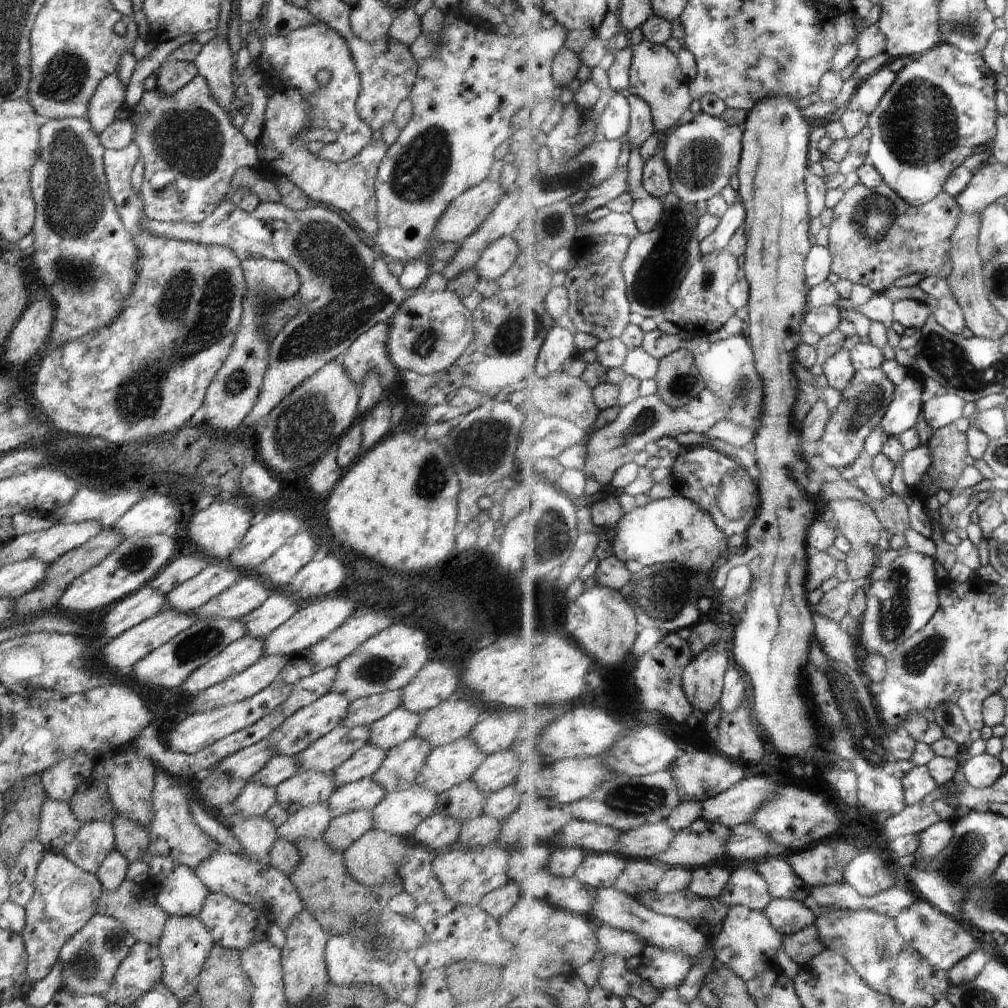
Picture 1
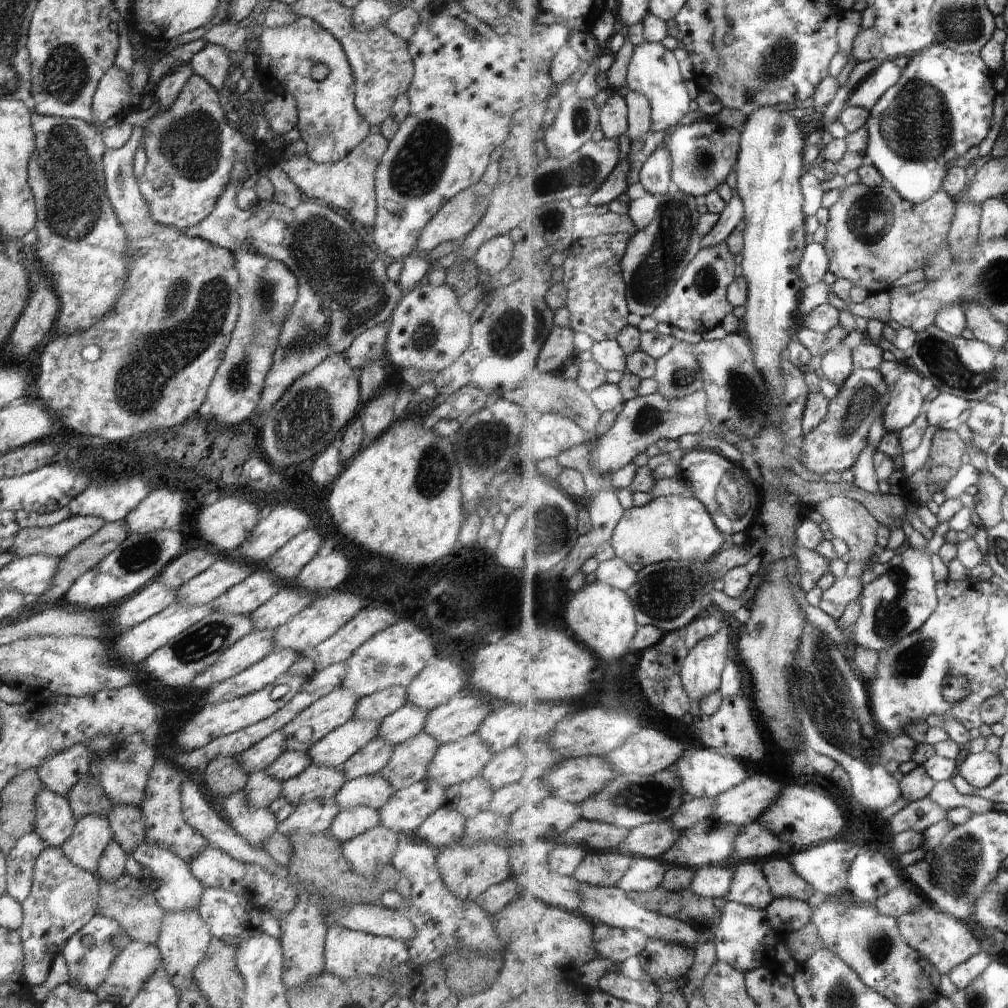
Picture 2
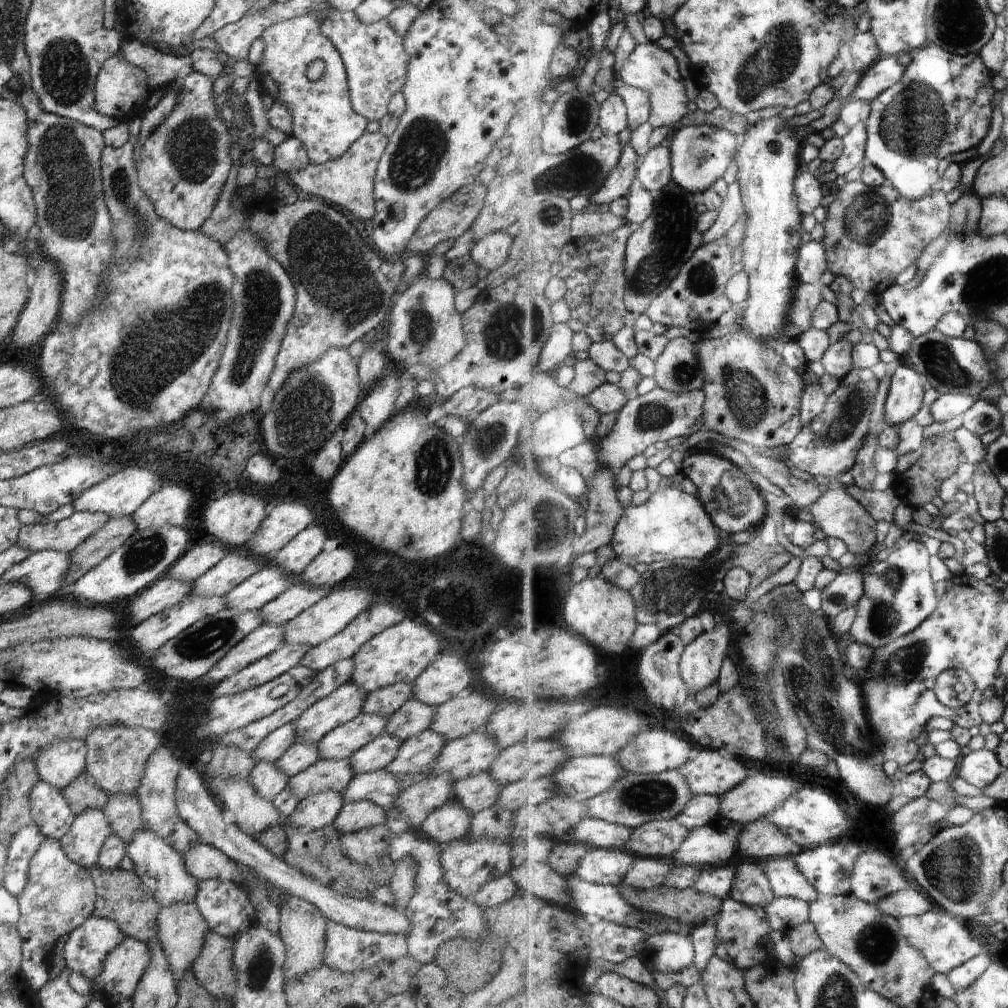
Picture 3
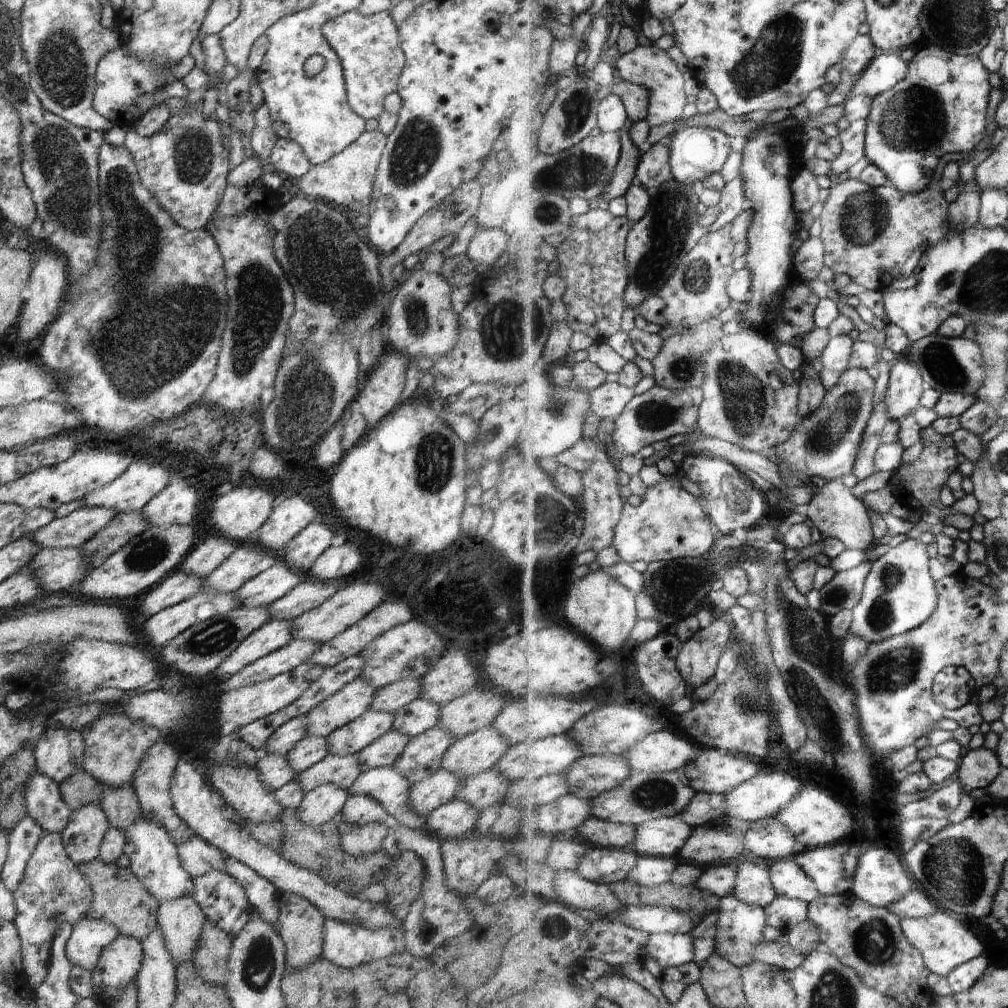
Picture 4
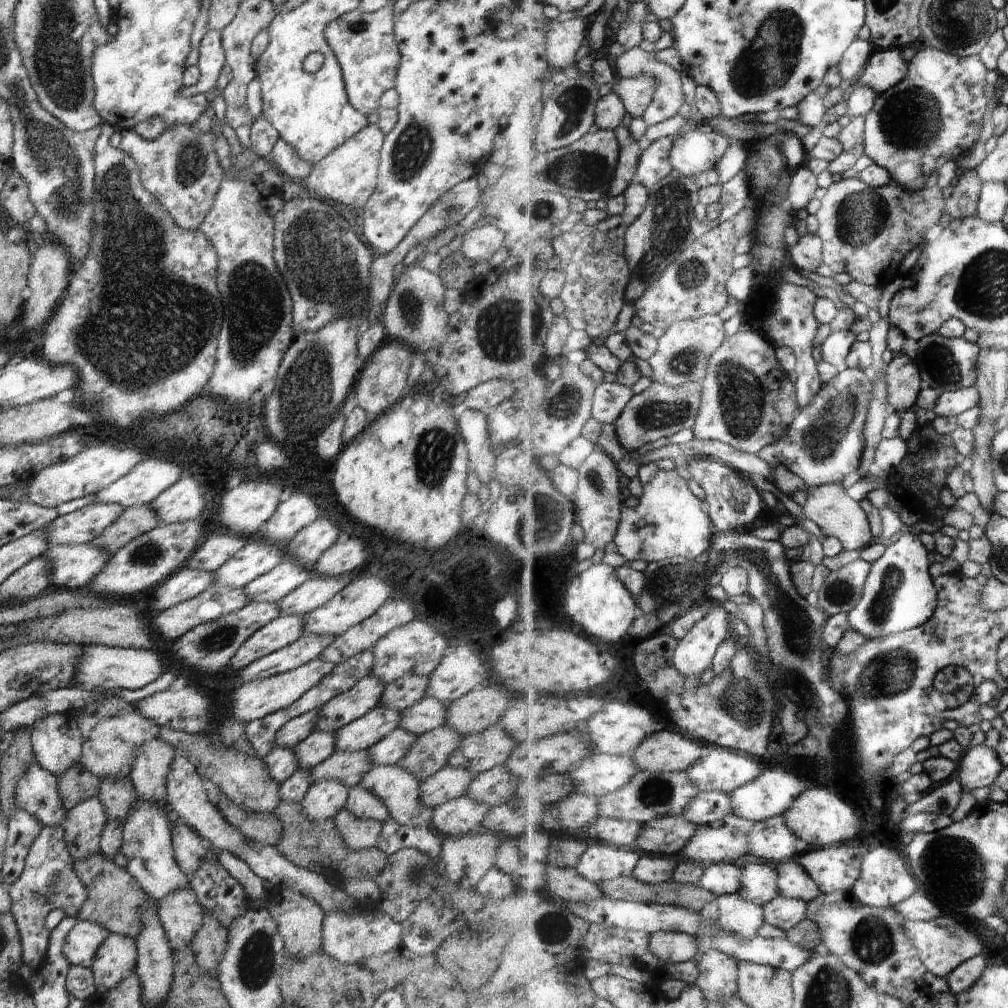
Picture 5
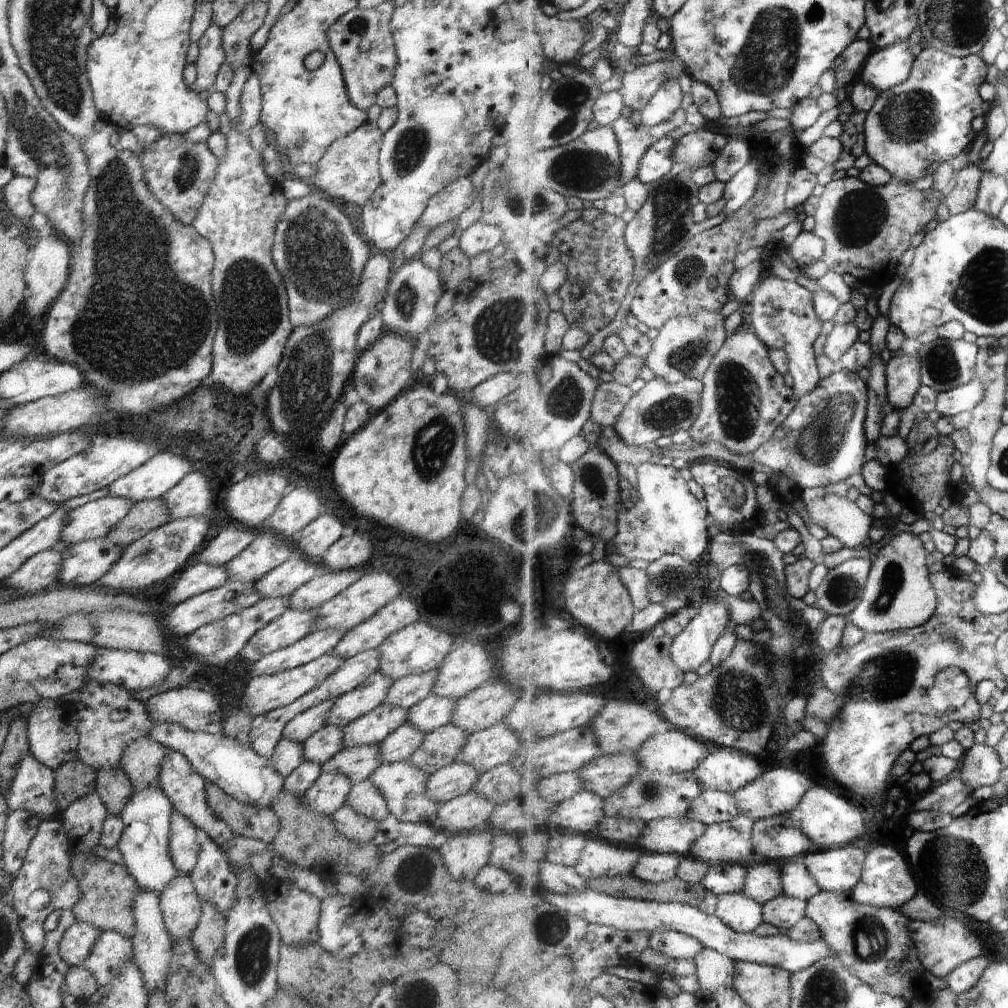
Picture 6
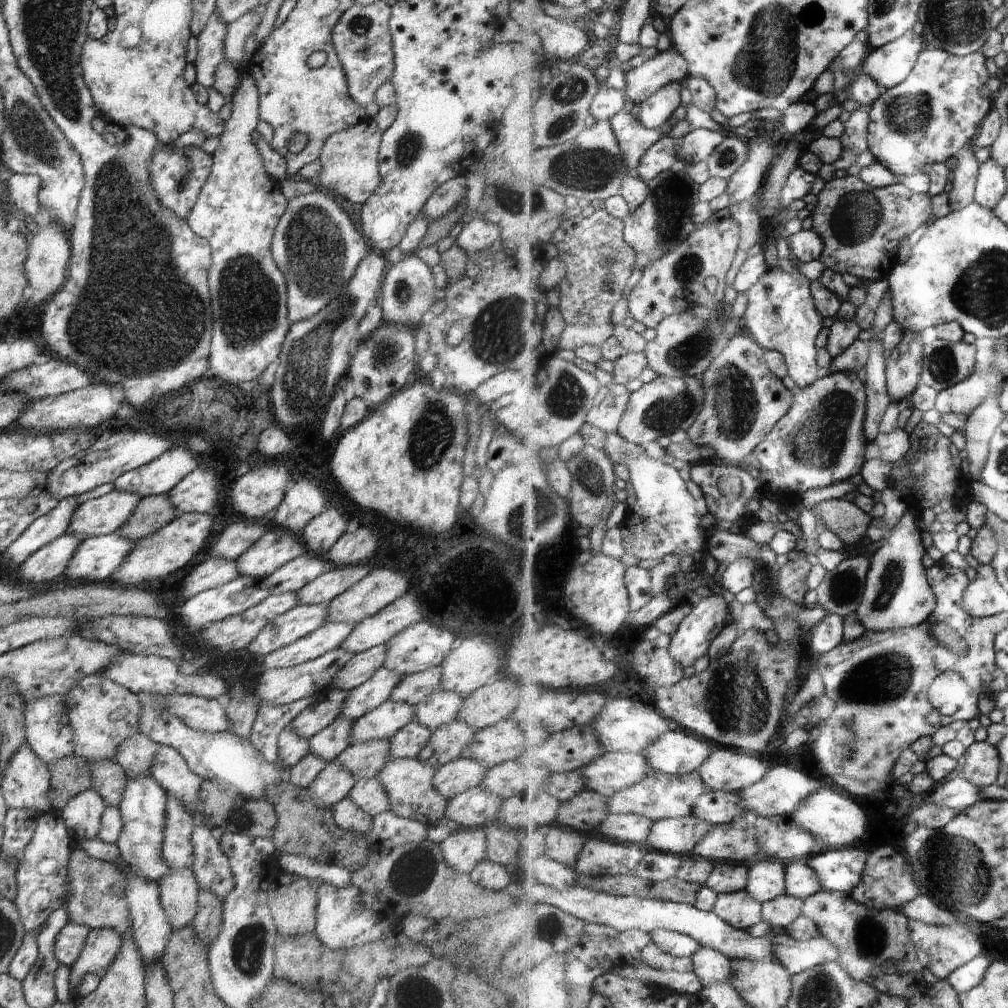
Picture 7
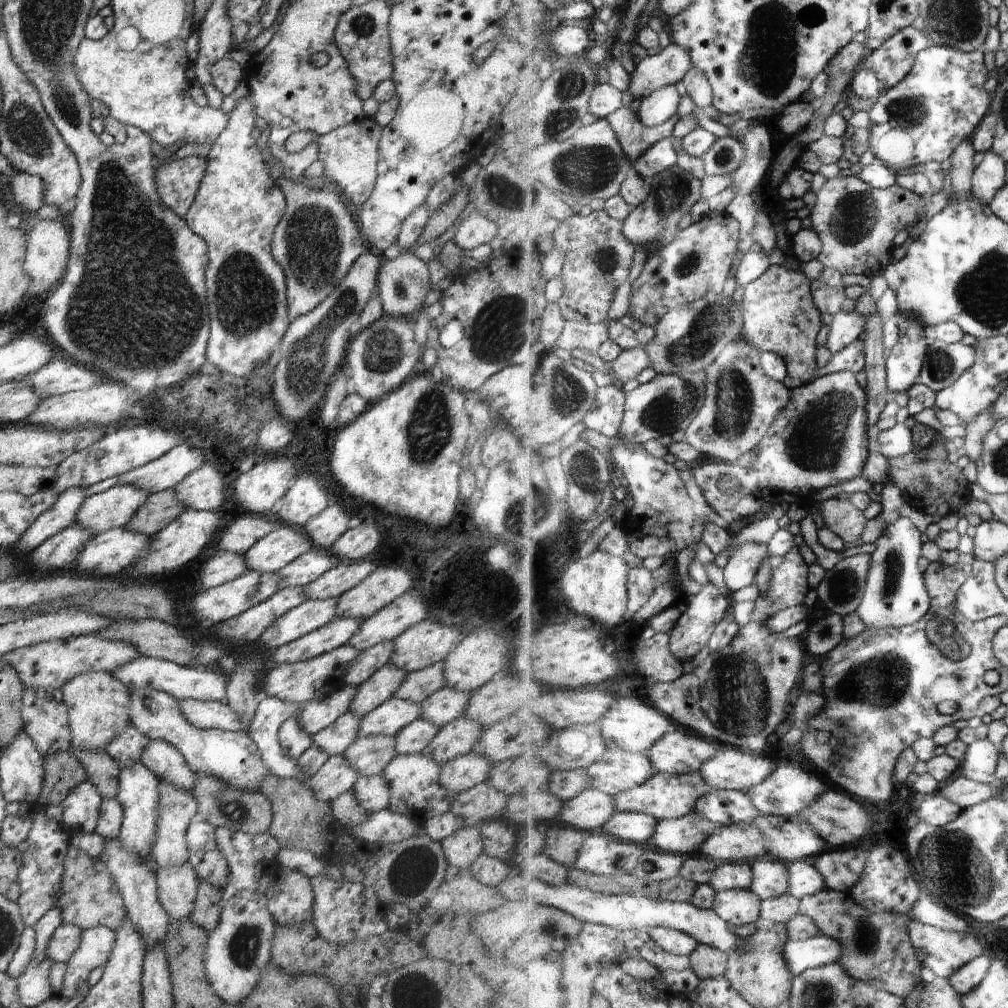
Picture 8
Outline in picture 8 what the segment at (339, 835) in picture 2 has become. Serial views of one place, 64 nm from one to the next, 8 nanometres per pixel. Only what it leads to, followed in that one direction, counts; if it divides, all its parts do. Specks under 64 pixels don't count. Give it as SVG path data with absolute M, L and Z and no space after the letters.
M381 774L360 776L353 790L354 798L368 814L389 808L390 790Z

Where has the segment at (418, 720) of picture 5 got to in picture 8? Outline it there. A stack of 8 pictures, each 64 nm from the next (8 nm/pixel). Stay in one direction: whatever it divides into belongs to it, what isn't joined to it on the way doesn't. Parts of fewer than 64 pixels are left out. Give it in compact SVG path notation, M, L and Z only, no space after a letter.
M443 687L420 703L420 717L439 728L456 718L463 717L470 692Z

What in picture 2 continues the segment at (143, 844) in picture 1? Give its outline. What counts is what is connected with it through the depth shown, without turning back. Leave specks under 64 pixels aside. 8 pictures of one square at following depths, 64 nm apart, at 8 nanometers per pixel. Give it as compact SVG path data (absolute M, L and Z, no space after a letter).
M114 805L107 814L113 840L128 855L140 844L145 842L145 826L143 812L138 807L130 805Z

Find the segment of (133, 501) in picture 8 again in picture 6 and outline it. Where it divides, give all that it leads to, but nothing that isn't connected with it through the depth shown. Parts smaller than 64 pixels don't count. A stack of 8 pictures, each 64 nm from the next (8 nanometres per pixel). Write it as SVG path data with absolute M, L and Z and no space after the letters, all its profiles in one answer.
M108 495L68 511L59 540L74 545L86 540L105 538L118 522L126 518L133 504L130 498Z

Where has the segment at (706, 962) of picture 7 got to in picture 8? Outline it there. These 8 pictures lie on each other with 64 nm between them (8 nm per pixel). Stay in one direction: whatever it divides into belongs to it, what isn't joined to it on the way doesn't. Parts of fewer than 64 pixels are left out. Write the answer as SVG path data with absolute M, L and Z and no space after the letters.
M701 943L691 957L693 958L693 969L702 980L718 978L728 972L728 953L718 947L704 946Z

